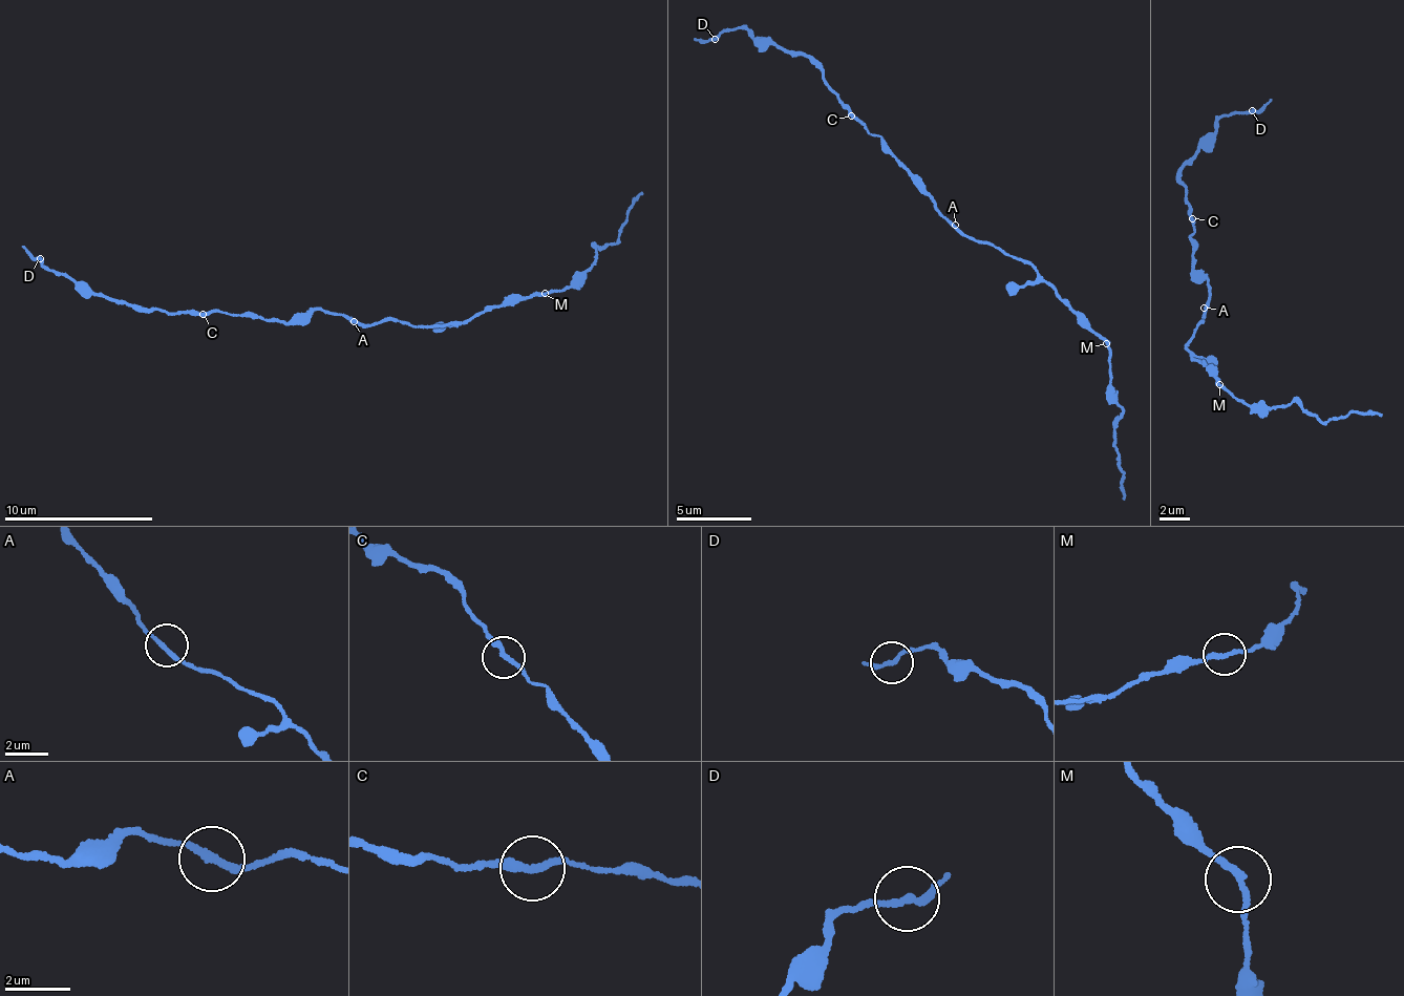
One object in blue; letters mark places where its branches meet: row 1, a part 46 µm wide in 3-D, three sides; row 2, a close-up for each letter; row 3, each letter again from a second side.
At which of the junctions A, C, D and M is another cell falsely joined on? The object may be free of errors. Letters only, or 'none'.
none

